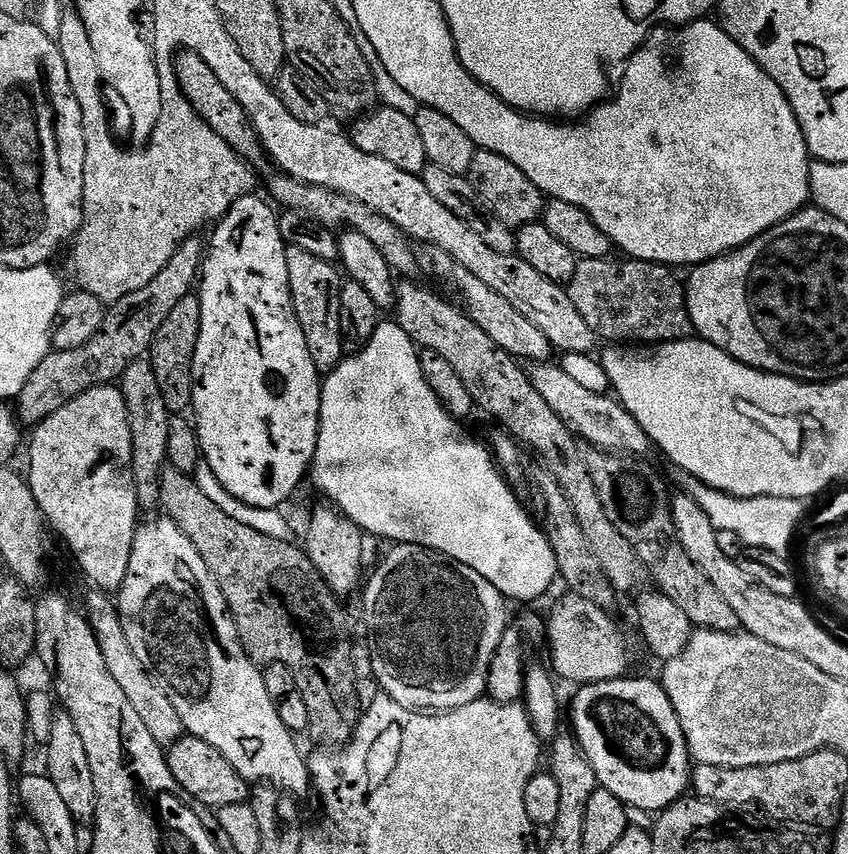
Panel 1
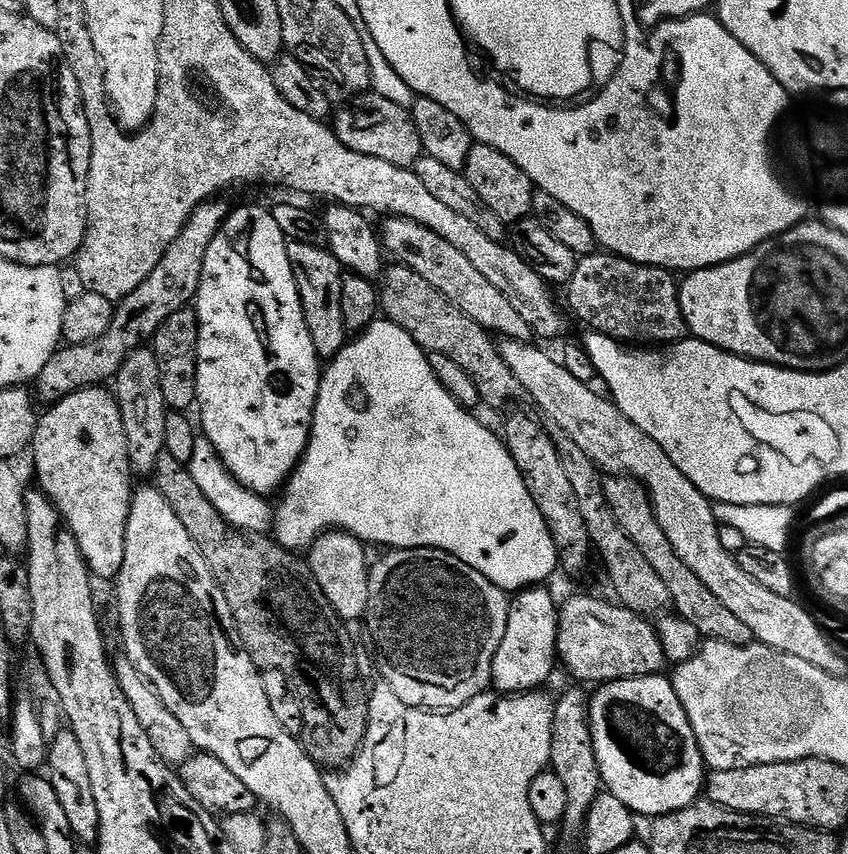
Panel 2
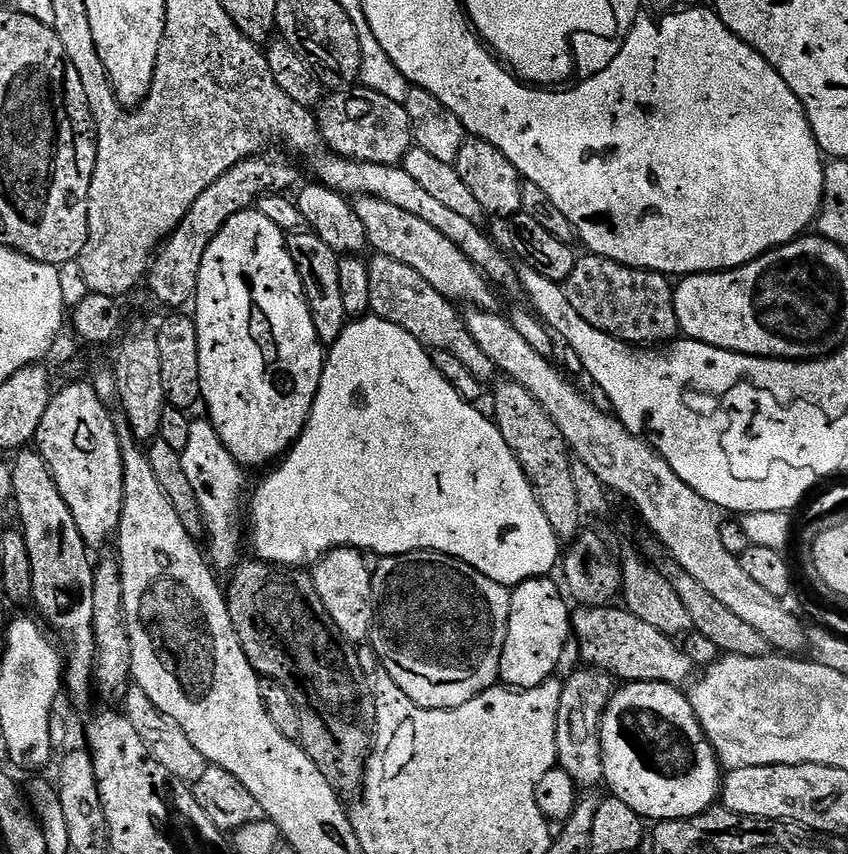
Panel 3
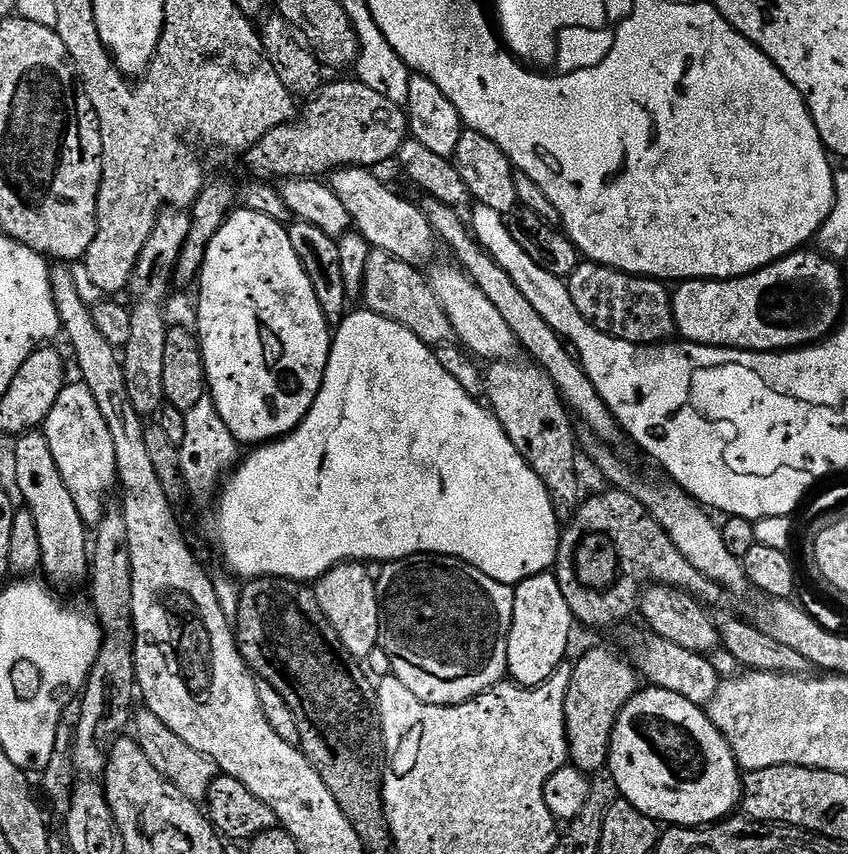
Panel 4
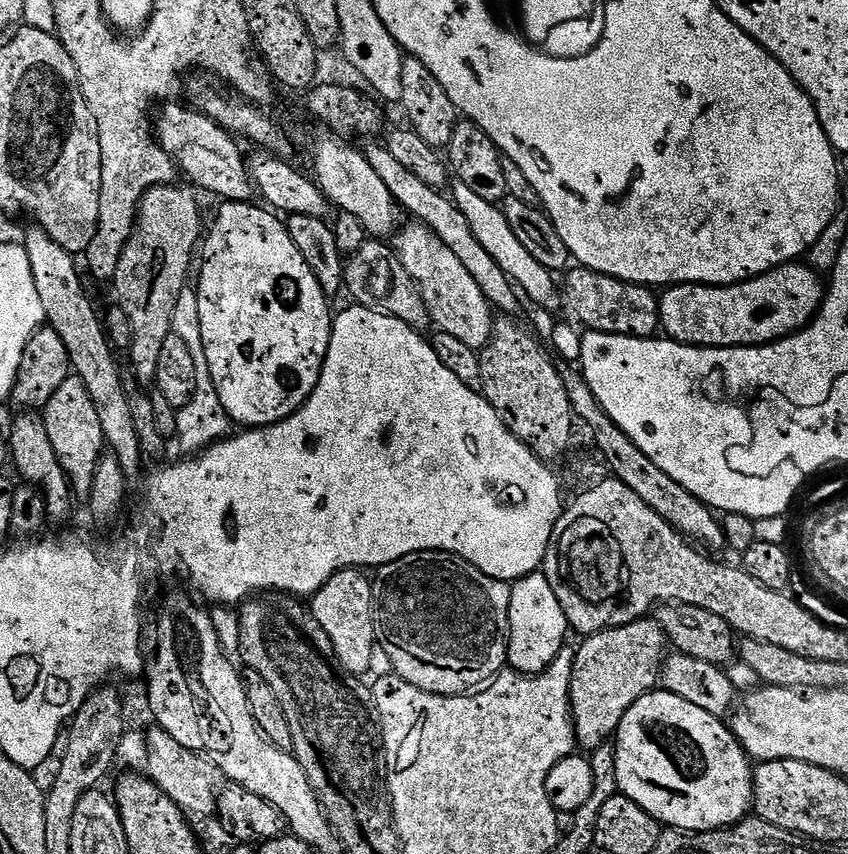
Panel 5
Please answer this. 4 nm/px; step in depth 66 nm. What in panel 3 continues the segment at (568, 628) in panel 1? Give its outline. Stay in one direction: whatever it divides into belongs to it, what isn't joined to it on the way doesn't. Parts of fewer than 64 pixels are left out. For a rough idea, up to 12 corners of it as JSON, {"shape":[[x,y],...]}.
{"shape":[[623,606],[577,607],[583,663],[617,681],[684,686],[673,637]]}

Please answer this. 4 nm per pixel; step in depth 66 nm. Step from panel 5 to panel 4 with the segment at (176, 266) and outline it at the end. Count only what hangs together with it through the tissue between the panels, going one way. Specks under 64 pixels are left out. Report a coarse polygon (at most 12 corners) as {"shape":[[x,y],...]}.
{"shape":[[161,211],[132,270],[122,363],[130,406],[165,403],[164,301],[190,230]]}

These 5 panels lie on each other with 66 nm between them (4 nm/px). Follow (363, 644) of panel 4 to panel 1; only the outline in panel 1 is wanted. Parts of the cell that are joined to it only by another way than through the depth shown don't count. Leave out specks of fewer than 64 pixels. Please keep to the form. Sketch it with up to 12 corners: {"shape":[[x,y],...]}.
{"shape":[[339,508],[309,518],[302,547],[337,598],[366,576],[366,534]]}

